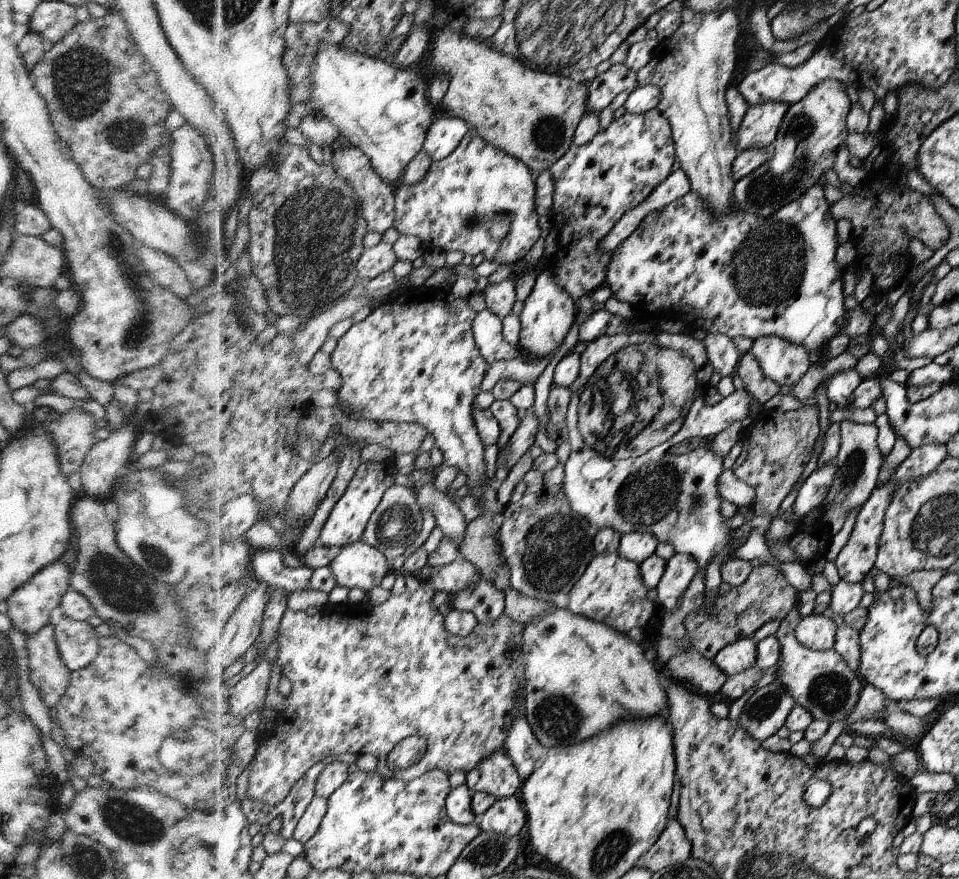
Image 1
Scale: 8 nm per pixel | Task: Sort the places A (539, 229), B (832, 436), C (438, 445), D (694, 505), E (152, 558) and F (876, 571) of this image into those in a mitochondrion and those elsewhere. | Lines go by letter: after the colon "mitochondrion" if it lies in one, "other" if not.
A: other
B: other
C: other
D: mitochondrion
E: mitochondrion
F: other

